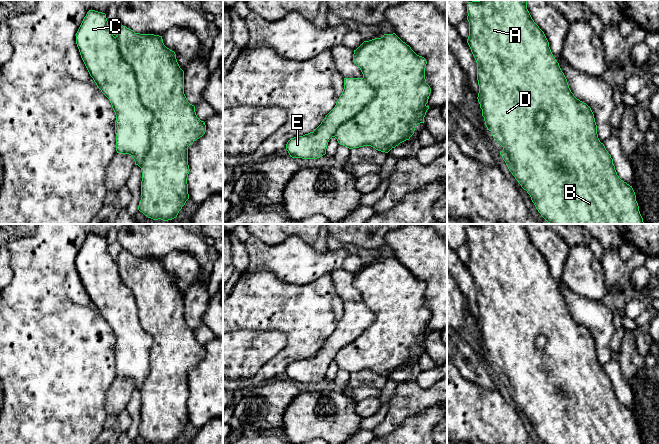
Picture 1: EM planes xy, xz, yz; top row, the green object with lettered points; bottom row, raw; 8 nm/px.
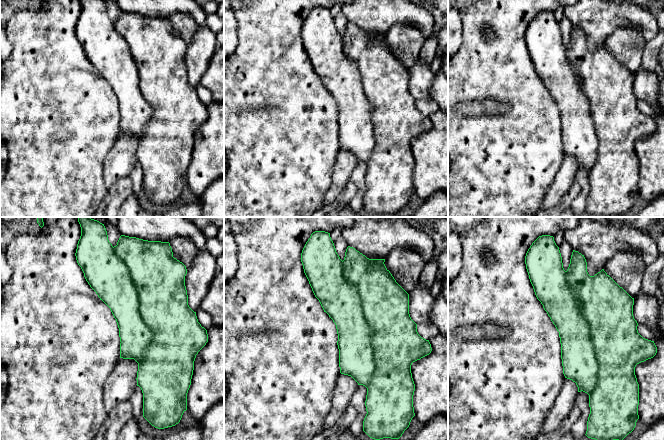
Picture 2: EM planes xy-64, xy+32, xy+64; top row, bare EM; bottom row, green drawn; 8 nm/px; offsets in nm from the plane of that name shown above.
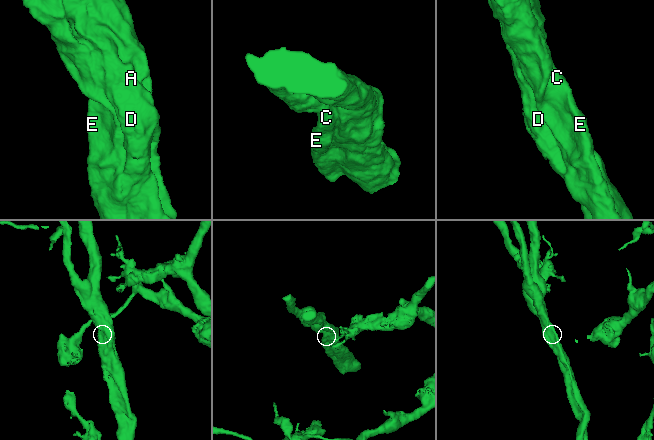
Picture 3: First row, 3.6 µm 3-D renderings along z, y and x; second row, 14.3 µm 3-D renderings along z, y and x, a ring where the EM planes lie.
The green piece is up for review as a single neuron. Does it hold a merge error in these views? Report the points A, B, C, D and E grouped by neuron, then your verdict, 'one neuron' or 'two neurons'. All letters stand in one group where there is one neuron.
A B C D E | one neuron

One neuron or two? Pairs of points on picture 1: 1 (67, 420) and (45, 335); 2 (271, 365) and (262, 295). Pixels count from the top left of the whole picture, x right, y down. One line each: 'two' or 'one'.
1: one
2: one

